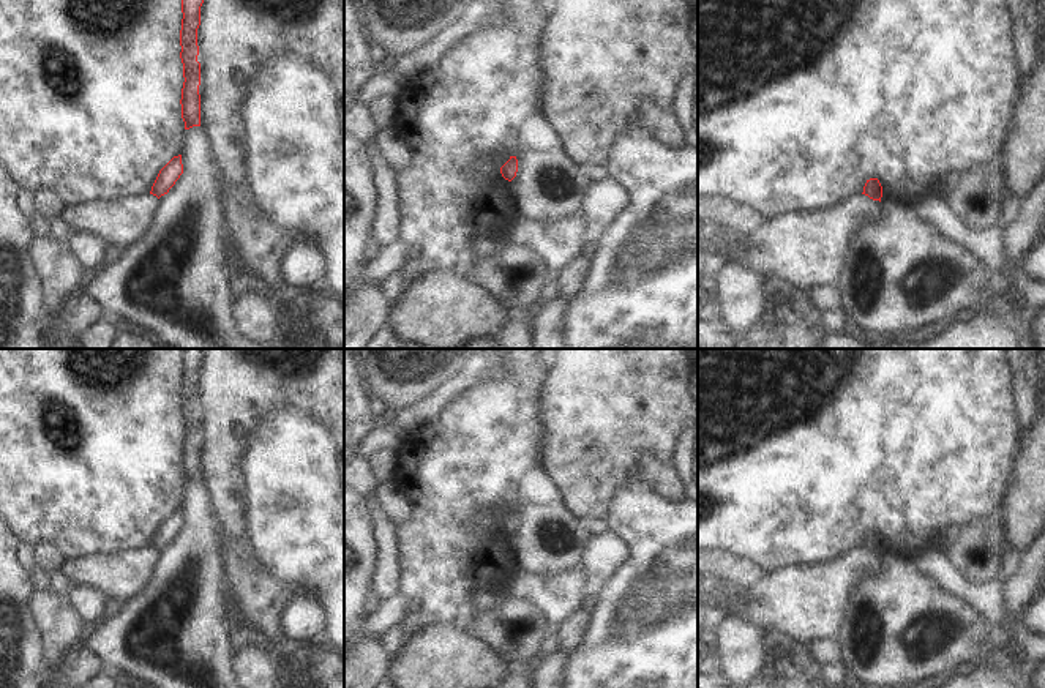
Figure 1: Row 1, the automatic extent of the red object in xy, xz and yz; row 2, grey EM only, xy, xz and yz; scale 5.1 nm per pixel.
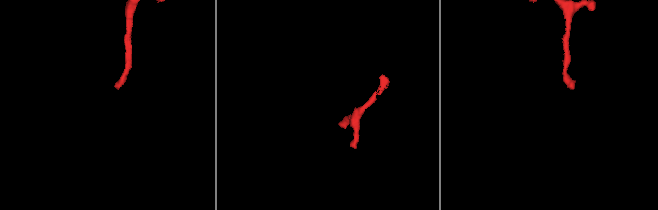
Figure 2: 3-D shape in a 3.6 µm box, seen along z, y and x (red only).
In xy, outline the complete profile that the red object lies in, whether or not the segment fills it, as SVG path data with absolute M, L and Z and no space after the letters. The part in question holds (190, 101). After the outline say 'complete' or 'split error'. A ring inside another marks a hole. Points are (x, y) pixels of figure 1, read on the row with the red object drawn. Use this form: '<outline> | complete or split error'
M182 0L180 58L183 63L182 118L185 129L200 126L200 63L197 62L197 28L200 25L200 6L204 0Z | complete

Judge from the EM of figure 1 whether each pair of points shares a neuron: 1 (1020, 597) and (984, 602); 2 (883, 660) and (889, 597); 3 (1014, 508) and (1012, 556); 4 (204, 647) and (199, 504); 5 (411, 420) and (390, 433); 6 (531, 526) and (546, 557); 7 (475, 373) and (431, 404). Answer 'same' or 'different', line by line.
1: different
2: same
3: different
4: same
5: different
6: same
7: same

